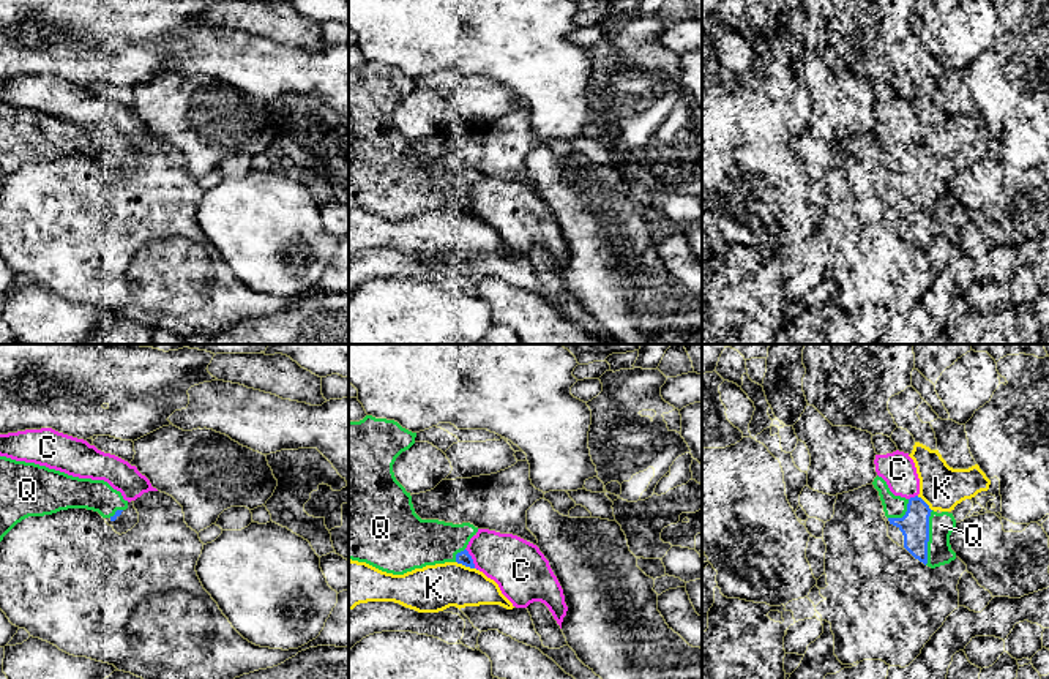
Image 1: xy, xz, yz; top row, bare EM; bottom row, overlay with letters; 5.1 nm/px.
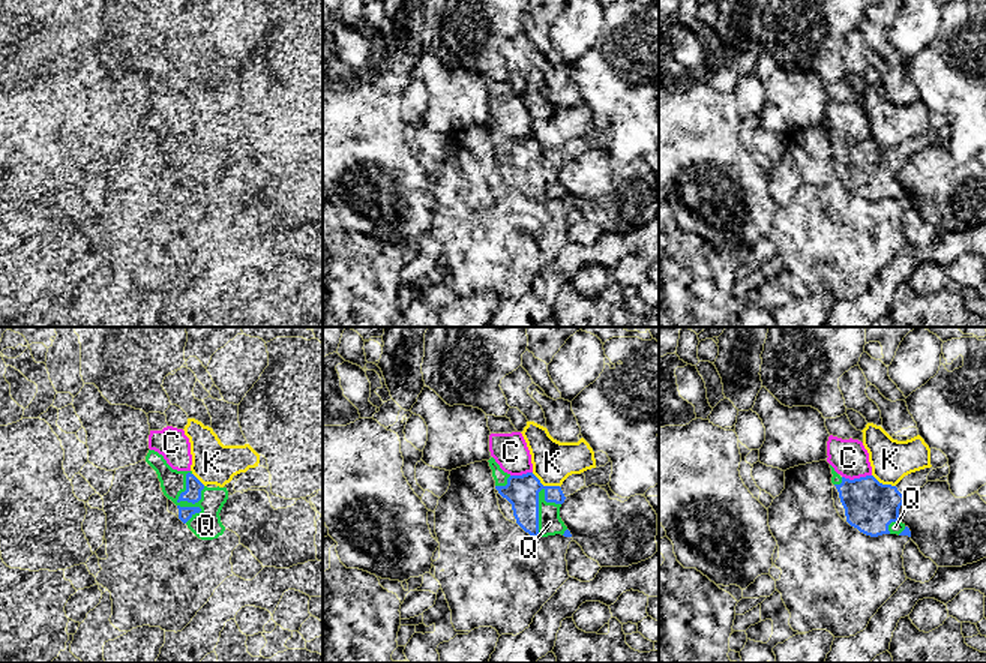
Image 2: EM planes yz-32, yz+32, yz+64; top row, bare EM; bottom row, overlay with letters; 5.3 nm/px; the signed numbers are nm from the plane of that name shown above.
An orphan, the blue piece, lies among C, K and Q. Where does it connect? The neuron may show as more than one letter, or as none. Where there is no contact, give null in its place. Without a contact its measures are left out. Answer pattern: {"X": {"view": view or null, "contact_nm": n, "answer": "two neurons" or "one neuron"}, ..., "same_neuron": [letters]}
{"C": {"view": "xz", "contact_nm": 130, "answer": "two neurons"}, "K": {"view": "xz", "contact_nm": 120, "answer": "two neurons"}, "Q": {"view": "yz", "contact_nm": 280, "answer": "one neuron"}, "same_neuron": ["Q"]}

